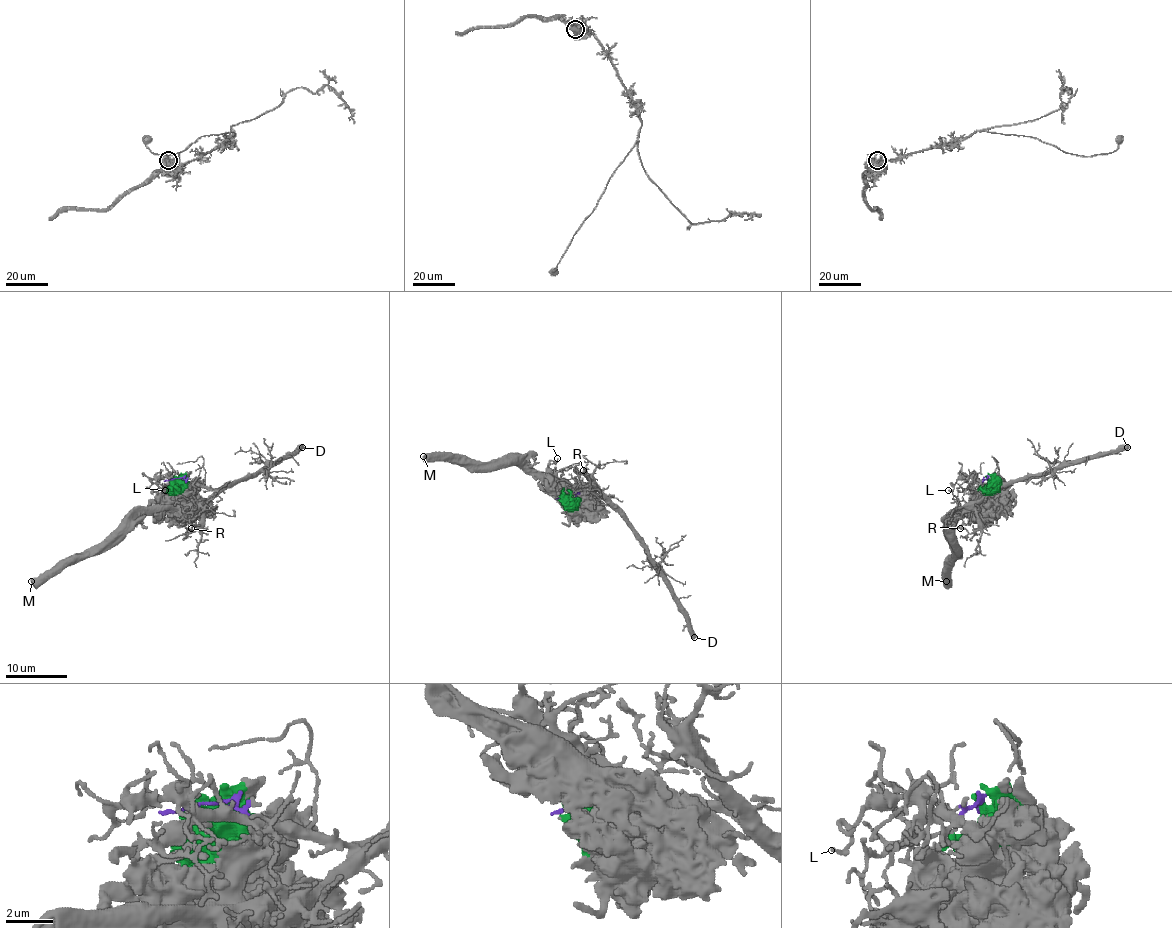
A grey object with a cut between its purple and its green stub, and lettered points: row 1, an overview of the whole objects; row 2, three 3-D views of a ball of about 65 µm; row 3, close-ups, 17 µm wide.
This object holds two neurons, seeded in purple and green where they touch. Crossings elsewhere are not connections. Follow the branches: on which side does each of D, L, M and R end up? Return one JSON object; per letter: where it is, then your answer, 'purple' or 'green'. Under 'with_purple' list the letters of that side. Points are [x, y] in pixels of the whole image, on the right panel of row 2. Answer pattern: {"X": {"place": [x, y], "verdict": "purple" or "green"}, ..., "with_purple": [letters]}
{"D": {"place": [1127, 447], "verdict": "purple"}, "L": {"place": [948, 490], "verdict": "purple"}, "M": {"place": [946, 581], "verdict": "green"}, "R": {"place": [960, 528], "verdict": "purple"}, "with_purple": ["D", "L", "R"]}

